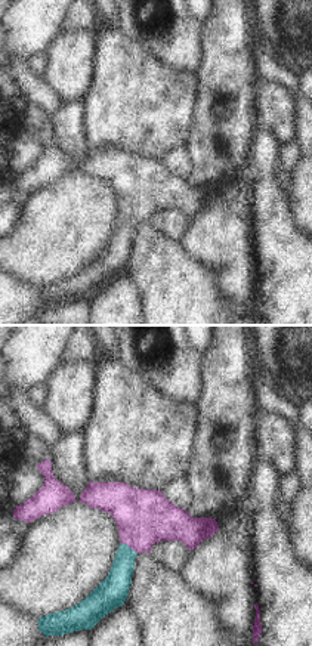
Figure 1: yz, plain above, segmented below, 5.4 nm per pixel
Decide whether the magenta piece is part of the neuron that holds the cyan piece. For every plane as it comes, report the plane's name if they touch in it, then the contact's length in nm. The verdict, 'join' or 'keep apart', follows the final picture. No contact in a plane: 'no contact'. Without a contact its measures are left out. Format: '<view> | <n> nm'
yz | 110 nm

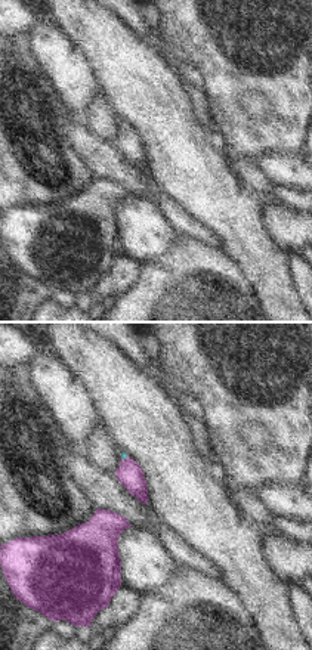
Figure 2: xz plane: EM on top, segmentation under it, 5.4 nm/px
xz | 40 nm

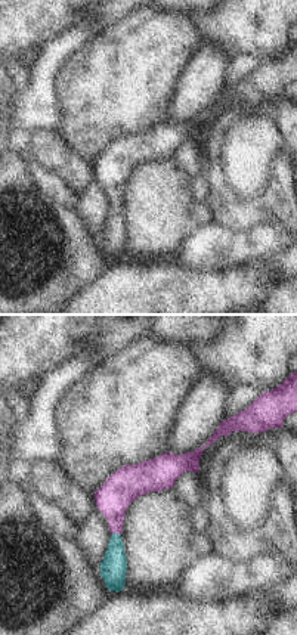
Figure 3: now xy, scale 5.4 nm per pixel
xy | 50 nm

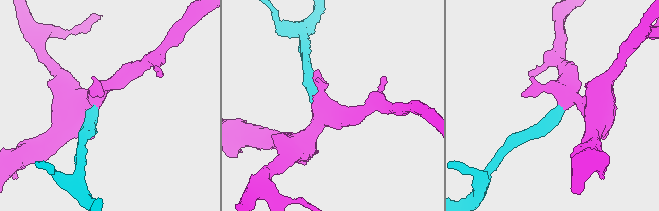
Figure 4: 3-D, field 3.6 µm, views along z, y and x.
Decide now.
join

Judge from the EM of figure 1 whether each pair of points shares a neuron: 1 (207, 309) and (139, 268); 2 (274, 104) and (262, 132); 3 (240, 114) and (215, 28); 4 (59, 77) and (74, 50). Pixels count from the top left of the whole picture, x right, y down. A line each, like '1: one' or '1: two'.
1: one
2: two
3: one
4: one

